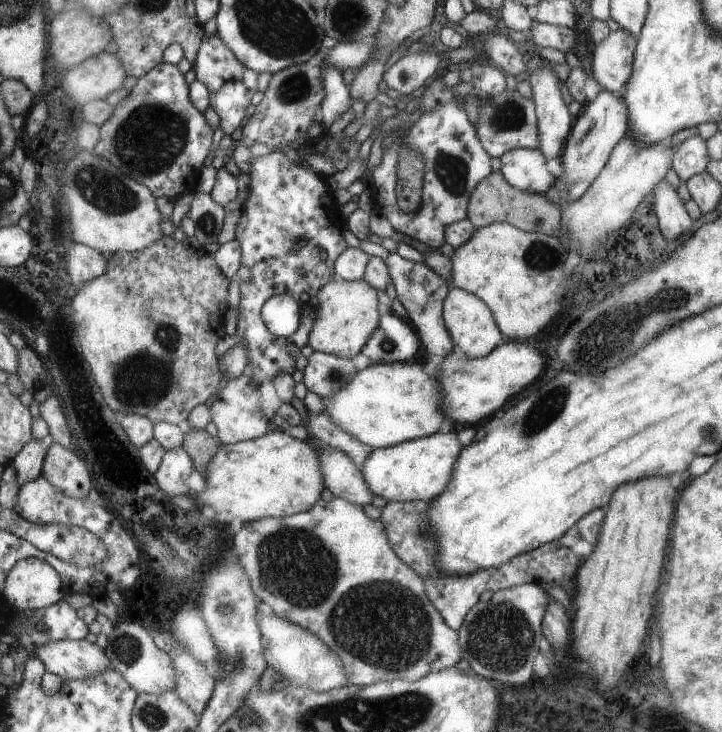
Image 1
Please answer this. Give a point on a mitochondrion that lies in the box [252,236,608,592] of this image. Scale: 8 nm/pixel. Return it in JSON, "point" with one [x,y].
{"point":[539,417]}

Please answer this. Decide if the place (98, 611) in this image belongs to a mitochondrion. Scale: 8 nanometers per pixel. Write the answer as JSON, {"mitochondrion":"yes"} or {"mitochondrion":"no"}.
{"mitochondrion":"no"}

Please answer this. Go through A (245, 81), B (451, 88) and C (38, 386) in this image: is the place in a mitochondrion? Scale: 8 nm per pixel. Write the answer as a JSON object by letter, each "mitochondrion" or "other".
{"A":"other","B":"other","C":"other"}

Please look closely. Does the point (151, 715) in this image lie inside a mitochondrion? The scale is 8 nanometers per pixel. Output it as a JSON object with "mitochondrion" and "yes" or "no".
{"mitochondrion":"yes"}

